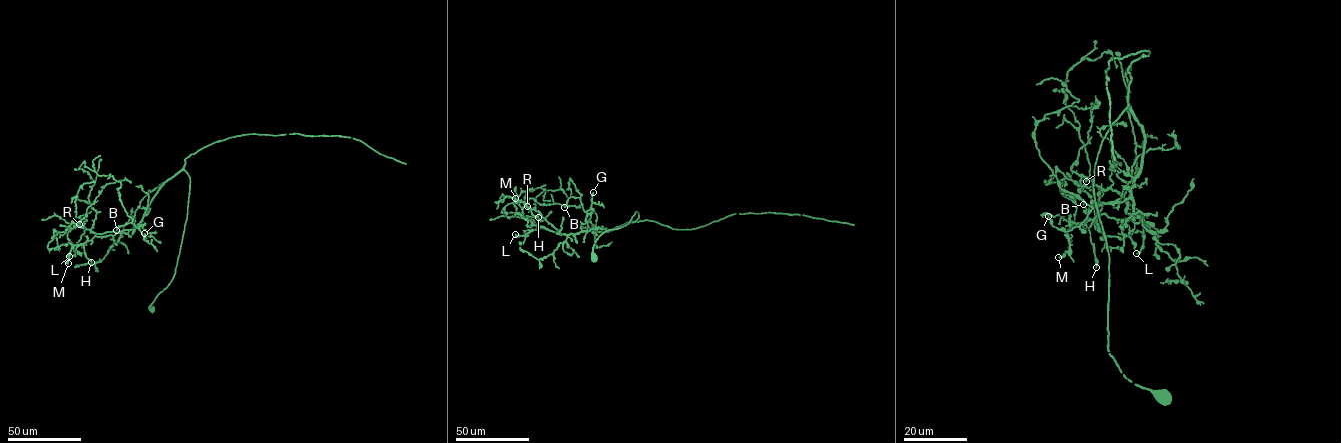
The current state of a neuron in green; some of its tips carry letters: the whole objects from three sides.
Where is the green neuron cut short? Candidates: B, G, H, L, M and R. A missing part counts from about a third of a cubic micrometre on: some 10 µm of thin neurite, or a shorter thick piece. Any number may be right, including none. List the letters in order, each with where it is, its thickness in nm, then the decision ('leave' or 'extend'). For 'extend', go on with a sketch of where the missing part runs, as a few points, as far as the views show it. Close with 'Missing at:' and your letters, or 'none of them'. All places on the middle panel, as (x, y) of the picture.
B: (564, 207) | 180 nm | leave
G: (593, 192) | 180 nm | leave
H: (538, 217) | 200 nm | leave
L: (515, 234) | 200 nm | extend
M: (515, 198) | 180 nm | leave
R: (527, 206) | 120 nm | leave
Missing at: L

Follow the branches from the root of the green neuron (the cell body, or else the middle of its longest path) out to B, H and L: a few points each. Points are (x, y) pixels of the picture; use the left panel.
B: (151, 308), (175, 272), (187, 218), (188, 175), (182, 170), (163, 183), (139, 227), (129, 222), (116, 230)
H: (151, 308), (175, 272), (189, 192), (184, 170), (163, 183), (134, 228), (84, 242), (91, 262)
L: (151, 308), (175, 272), (189, 192), (184, 170), (163, 183), (137, 226), (101, 234), (85, 229), (69, 256)

